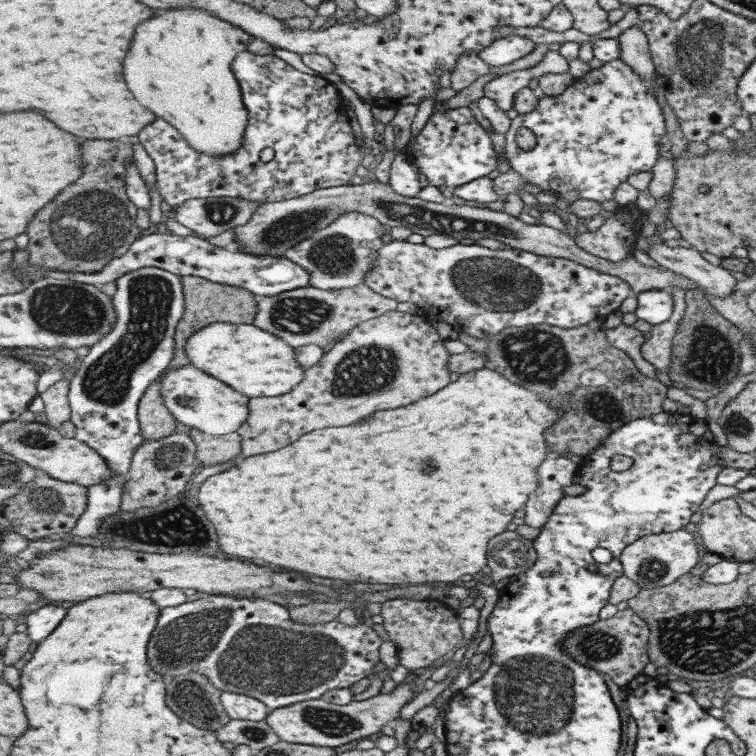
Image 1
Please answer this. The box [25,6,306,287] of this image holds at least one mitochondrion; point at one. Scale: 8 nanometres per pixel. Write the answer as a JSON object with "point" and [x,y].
{"point":[87,227]}

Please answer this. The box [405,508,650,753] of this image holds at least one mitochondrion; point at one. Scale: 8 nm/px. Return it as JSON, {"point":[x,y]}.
{"point":[521,687]}

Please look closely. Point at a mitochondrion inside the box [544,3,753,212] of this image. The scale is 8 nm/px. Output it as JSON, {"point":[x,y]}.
{"point":[699,53]}

